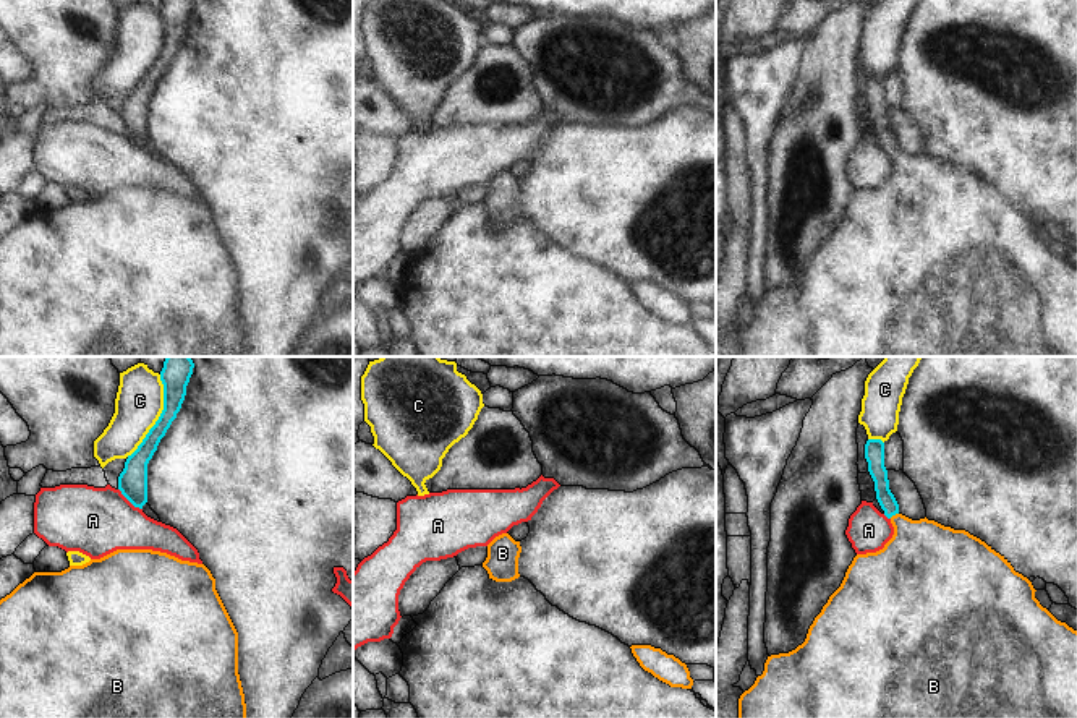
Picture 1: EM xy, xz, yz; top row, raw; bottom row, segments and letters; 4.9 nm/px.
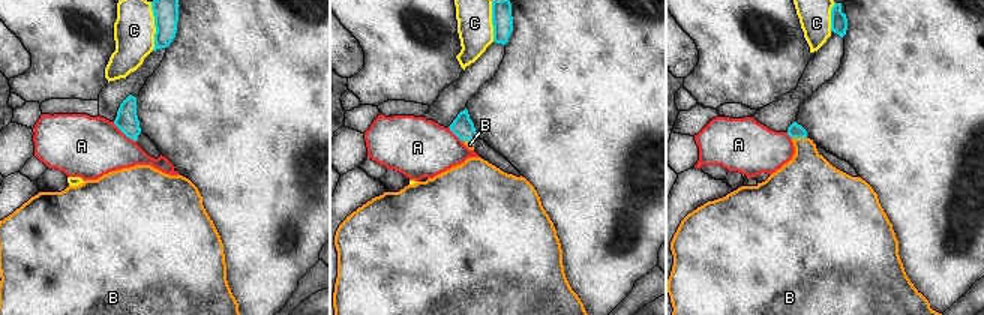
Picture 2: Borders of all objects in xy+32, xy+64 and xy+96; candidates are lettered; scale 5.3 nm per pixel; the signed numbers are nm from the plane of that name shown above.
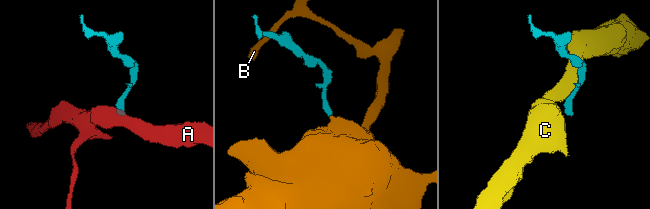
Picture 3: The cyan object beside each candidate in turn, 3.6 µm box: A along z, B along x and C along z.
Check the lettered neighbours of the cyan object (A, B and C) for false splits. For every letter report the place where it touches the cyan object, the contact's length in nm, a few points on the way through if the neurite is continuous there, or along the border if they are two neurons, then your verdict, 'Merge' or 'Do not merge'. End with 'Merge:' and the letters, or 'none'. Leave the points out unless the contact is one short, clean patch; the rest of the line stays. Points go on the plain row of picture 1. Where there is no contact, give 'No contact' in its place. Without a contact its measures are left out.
A: Touches cyan at xy (130, 138). Shared border 160 nm. Boundary: xy (119, 125), (141, 146). Do not merge
B: Touches cyan at yz (893, 151). Shared border 50 nm. Path across: yz (876, 106), (883, 132), (893, 151), (922, 192). Merge
C: Touches cyan at xy (159, 54). Shared border 440 nm. Do not merge
Merge: B.

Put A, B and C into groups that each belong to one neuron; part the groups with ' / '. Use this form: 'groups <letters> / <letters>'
groups A / B / C

